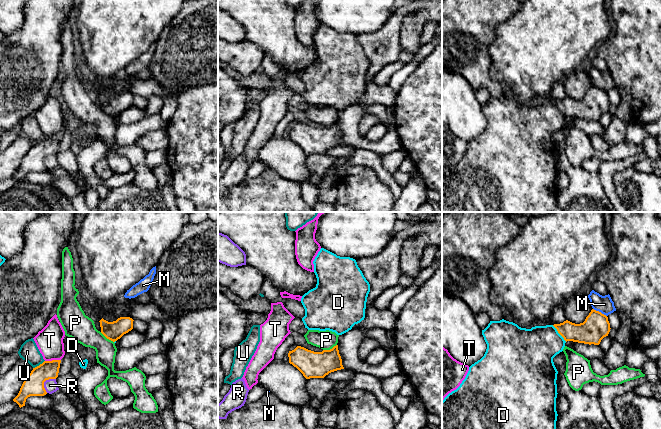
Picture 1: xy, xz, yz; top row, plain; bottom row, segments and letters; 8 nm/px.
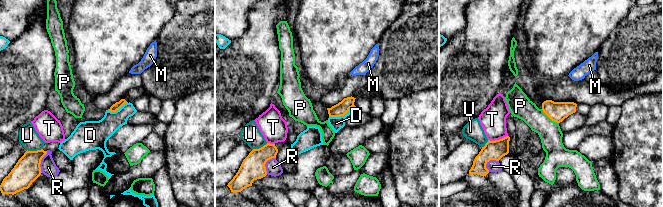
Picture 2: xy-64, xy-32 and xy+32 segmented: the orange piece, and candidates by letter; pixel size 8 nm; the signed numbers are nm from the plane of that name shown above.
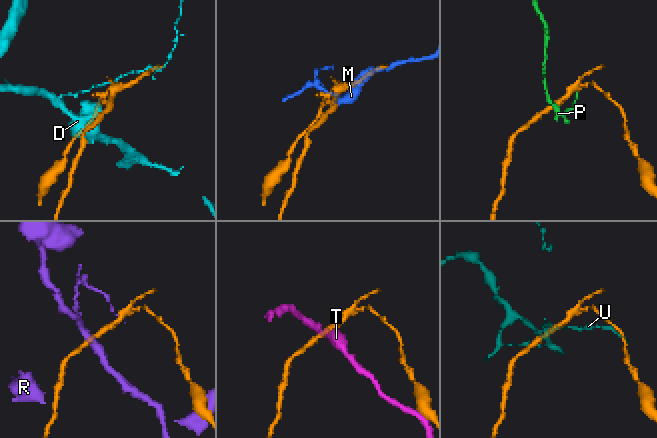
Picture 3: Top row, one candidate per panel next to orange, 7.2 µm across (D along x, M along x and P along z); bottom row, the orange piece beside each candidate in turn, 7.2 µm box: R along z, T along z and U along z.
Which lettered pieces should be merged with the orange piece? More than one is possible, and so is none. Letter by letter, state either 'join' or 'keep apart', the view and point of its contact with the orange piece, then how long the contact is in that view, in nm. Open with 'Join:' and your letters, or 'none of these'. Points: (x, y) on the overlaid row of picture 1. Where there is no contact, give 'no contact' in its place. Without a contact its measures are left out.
Join: none of these
D: keep apart; contact yz (558, 332); length 180 nm
M: keep apart; contact yz (600, 312); length 130 nm
P: keep apart; contact xz (330, 349); length 120 nm
R: keep apart; contact xy (44, 381); length 140 nm
T: keep apart; contact xy (52, 360); length 130 nm
U: keep apart; contact xy (39, 365); length 120 nm

